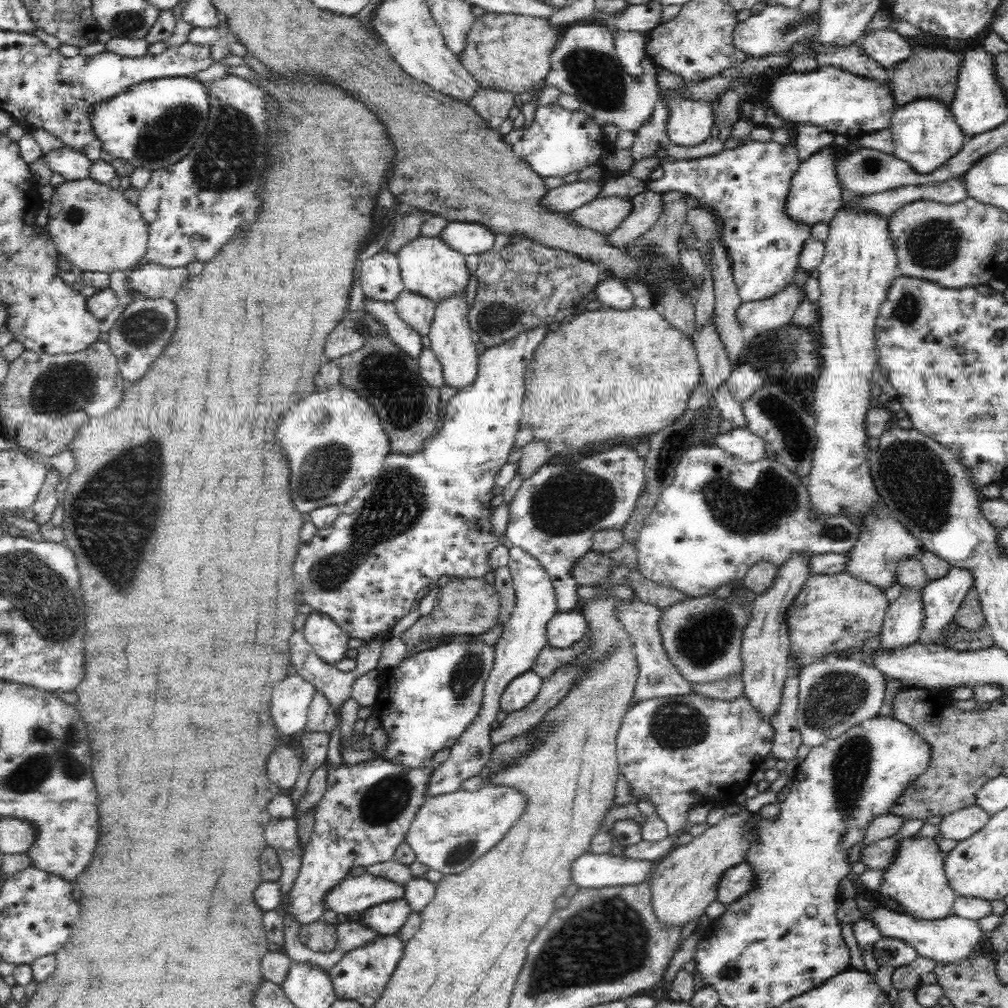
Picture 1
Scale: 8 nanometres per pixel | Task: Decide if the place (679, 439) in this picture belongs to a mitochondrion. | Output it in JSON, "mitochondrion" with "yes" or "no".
{"mitochondrion":"yes"}

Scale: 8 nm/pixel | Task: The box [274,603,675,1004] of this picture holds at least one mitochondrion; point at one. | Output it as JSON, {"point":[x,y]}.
{"point":[611,927]}

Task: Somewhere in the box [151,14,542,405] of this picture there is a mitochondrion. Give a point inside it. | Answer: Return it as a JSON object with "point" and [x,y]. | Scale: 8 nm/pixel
{"point":[225,161]}

